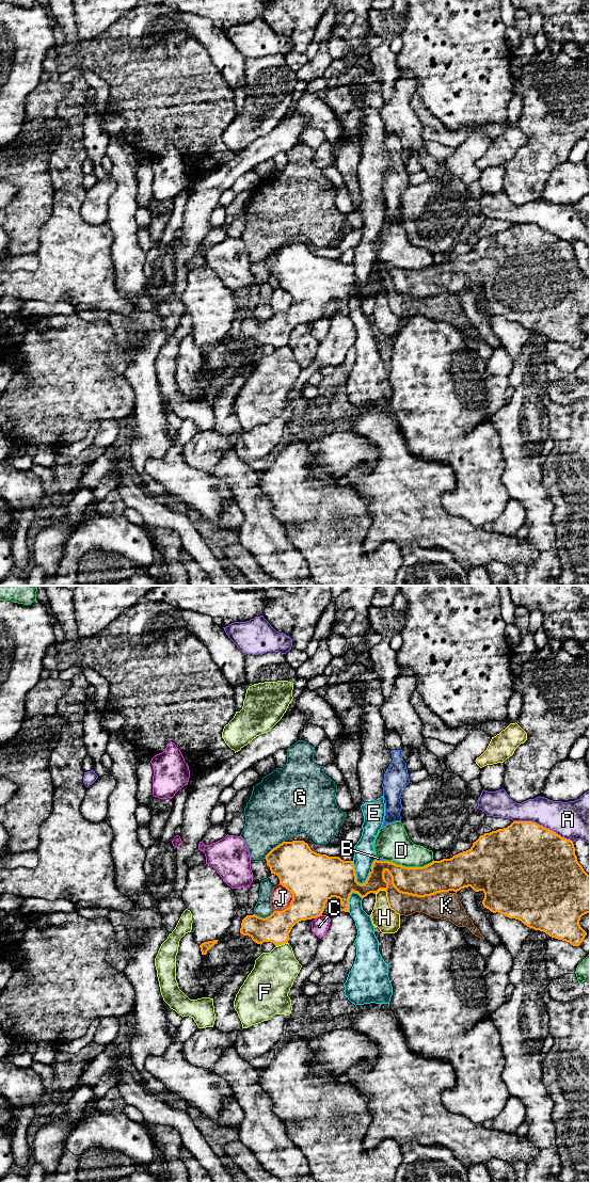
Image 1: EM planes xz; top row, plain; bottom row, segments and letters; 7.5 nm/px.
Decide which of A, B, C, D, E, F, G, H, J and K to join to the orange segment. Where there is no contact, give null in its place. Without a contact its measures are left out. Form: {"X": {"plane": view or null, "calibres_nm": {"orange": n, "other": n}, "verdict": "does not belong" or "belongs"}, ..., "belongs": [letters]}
{"A": {"plane": "xz", "calibres_nm": {"orange": 500, "other": 300}, "verdict": "does not belong"}, "B": {"plane": "xz", "calibres_nm": {"orange": 200, "other": 20}, "verdict": "does not belong"}, "C": {"plane": "xz", "calibres_nm": {"orange": 340, "other": 130}, "verdict": "does not belong"}, "D": {"plane": "xz", "calibres_nm": {"orange": 240, "other": 260}, "verdict": "does not belong"}, "E": {"plane": "xz", "calibres_nm": {"orange": 340, "other": 160}, "verdict": "does not belong"}, "F": {"plane": "xz", "calibres_nm": {"orange": 220, "other": 320}, "verdict": "does not belong"}, "G": {"plane": "xz", "calibres_nm": {"orange": 340, "other": 400}, "verdict": "does not belong"}, "H": {"plane": "xz", "calibres_nm": {"orange": 200, "other": 180}, "verdict": "does not belong"}, "J": {"plane": "xz", "calibres_nm": {"orange": 380, "other": 150}, "verdict": "does not belong"}, "K": {"plane": "xz", "calibres_nm": {"orange": 240, "other": 200}, "verdict": "does not belong"}, "belongs": []}

